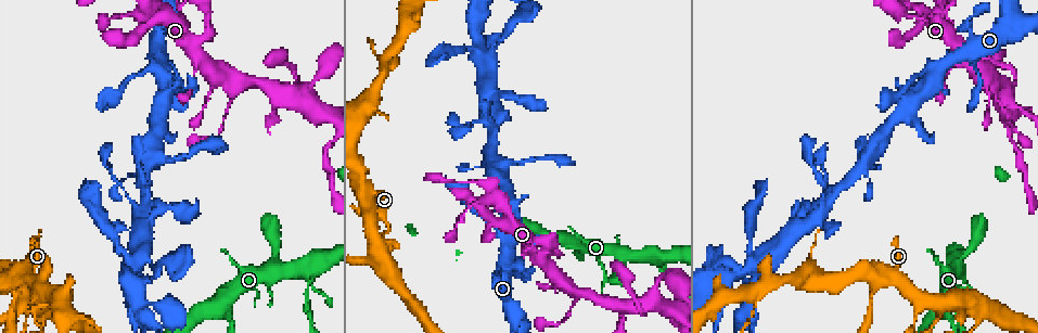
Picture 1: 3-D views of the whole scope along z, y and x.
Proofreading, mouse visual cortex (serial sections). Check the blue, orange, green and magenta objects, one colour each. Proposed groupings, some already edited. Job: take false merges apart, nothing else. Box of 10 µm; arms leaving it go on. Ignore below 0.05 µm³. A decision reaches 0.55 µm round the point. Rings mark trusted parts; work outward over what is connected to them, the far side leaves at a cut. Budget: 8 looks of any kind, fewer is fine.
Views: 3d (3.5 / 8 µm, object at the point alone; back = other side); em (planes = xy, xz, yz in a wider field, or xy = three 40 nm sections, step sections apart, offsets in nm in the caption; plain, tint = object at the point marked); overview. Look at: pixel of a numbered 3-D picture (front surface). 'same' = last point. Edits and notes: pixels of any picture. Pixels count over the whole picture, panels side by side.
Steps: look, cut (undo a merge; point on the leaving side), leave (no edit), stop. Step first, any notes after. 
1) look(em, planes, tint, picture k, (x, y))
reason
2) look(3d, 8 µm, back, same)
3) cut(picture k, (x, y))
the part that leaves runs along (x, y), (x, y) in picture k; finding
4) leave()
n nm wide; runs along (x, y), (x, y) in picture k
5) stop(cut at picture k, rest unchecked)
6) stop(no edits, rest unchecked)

look(3d, 3.5 µm, picture 1, (303, 267))
branch point

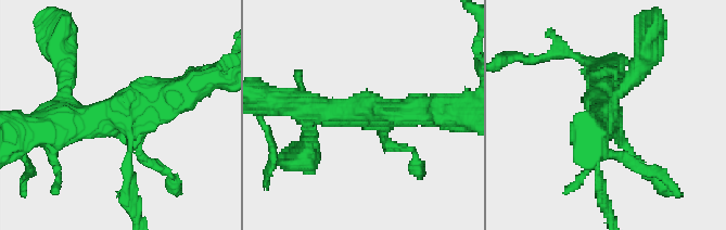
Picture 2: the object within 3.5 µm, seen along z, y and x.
look(em, xy, step 2, tint, picture 2, (362, 113))
need the tissue

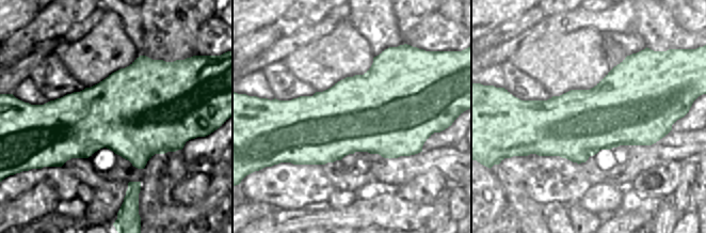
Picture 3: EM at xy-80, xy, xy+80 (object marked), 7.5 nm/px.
look(em, xy, step 3, tint, same)

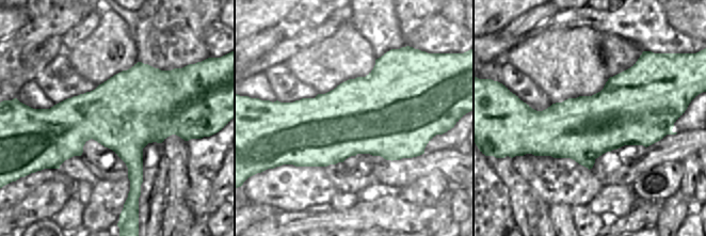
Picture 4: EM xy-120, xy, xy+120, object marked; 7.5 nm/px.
leave()
runs along (51, 132), (188, 89) in picture 2; all the same cell

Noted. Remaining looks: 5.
look(3d, 3.5 µm, back, picture 1, (987, 78))
three arms meet

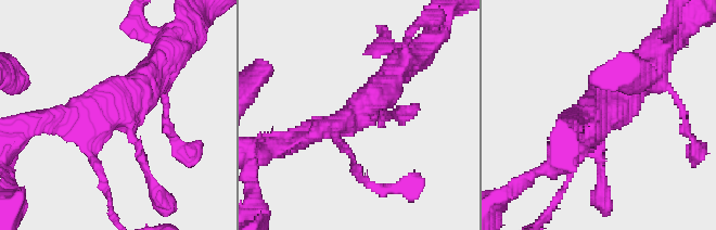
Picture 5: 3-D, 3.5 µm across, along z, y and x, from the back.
look(em, xy, step 3, tint, picture 5, (349, 119))

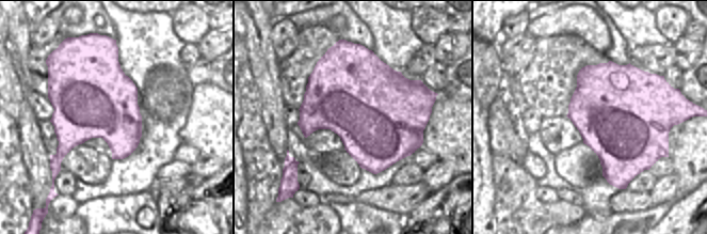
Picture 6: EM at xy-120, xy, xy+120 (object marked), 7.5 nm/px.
look(em, xy, step 1, tint, same)
cut it another way

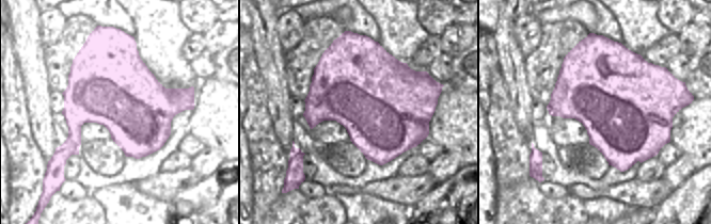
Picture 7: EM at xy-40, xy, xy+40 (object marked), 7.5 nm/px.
leave()
runs along (392, 76), (352, 118), (281, 145) in picture 5; one cell here

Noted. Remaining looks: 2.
look(3d, 8 µm, picture 1, (307, 91))
branch point

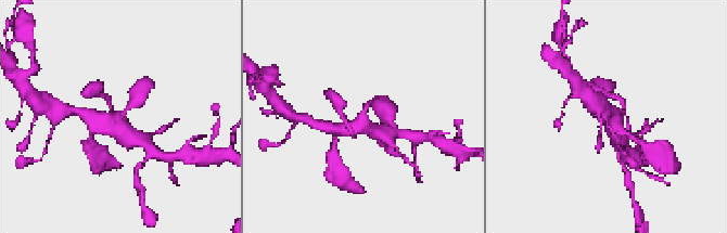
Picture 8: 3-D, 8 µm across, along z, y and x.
look(em, xy, step 3, tint, same)

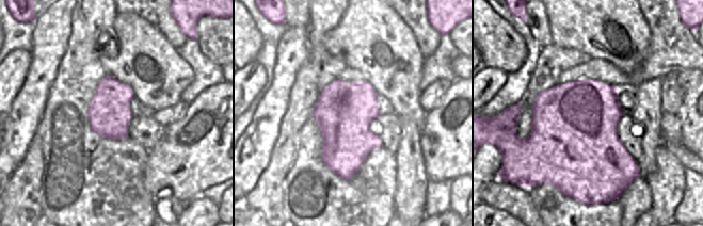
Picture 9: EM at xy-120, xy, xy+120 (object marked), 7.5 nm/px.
leave()
one cell here

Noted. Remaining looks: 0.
stop(no edits, rest unchecked)

